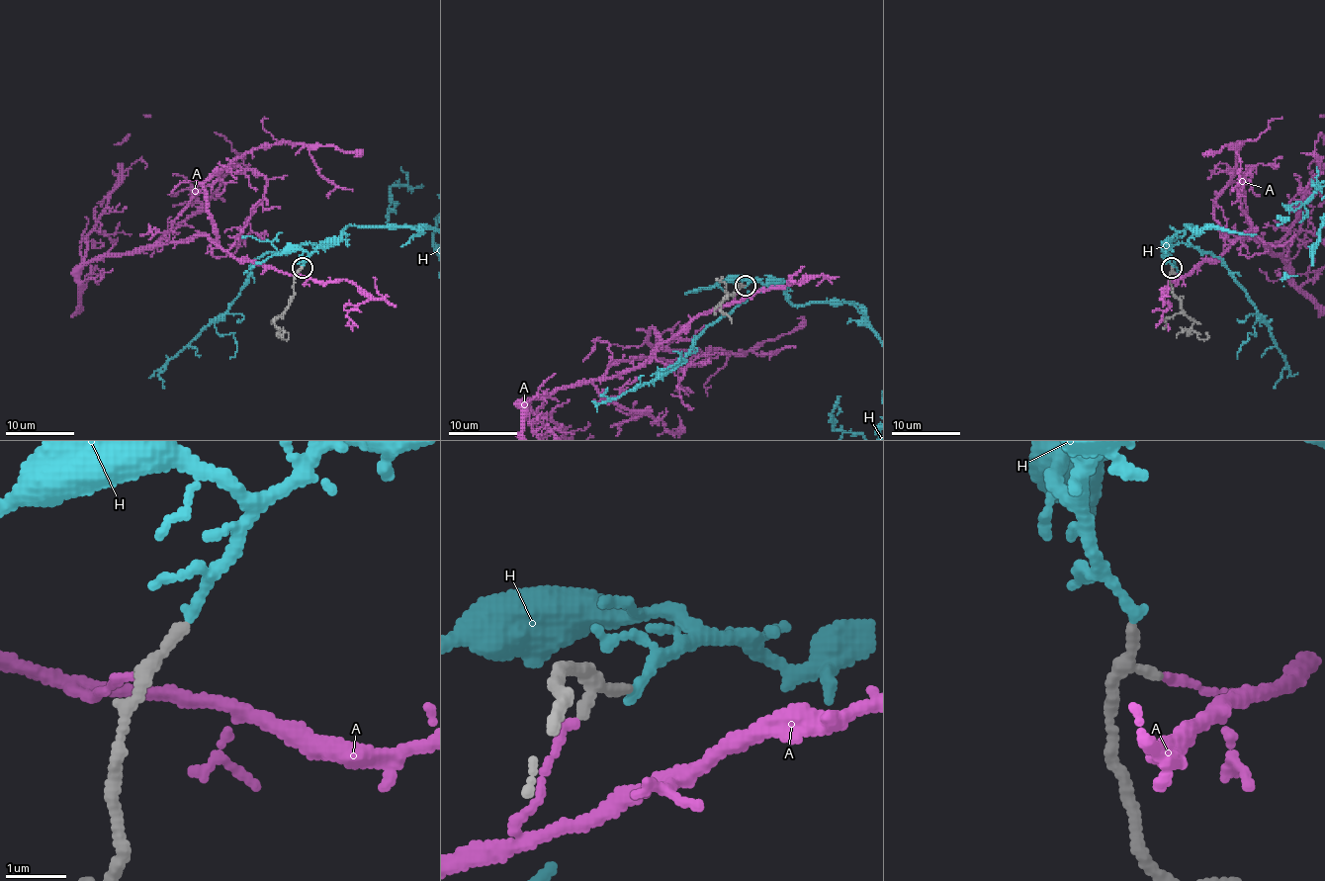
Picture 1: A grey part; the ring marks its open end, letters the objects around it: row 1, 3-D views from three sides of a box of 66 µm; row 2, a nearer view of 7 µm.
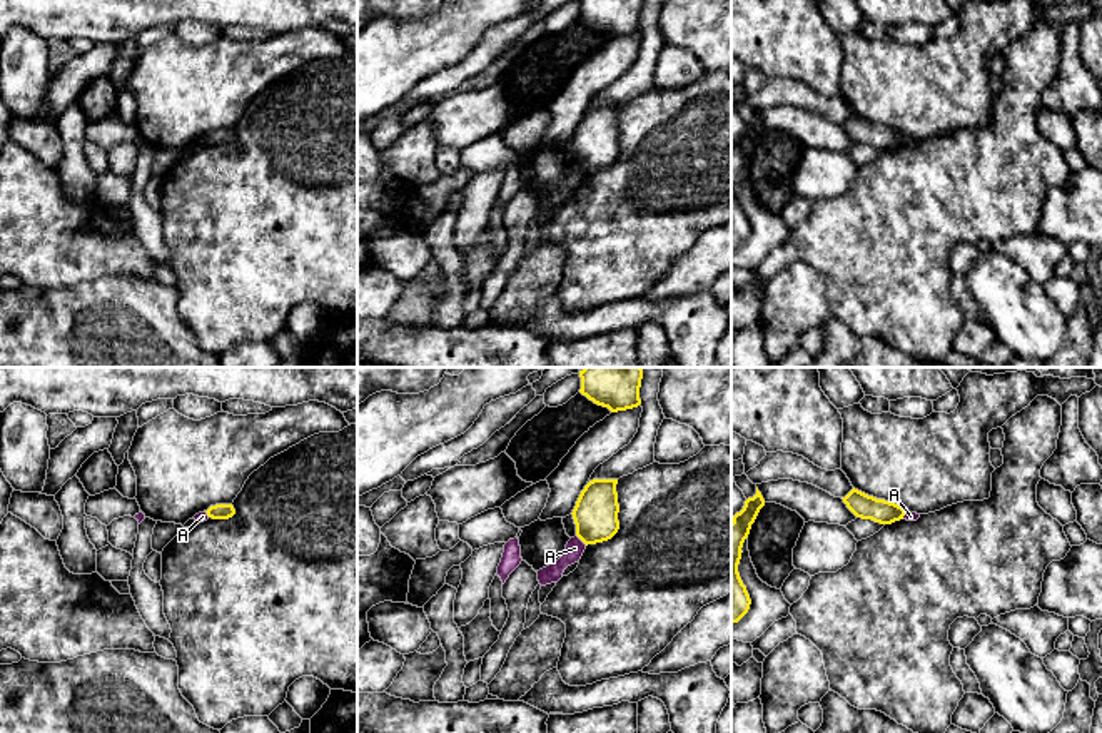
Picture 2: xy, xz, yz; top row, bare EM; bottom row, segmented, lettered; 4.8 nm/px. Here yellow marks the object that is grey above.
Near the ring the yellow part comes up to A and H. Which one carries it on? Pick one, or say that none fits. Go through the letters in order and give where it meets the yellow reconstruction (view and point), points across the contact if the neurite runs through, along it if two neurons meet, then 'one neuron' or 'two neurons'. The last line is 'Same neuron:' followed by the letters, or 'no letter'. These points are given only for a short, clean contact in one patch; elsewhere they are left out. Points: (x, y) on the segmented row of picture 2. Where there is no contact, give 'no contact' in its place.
A: xz (581, 540) | along xz (576, 535), (586, 545) | two neurons
H: no contact | one neuron
Same neuron: H

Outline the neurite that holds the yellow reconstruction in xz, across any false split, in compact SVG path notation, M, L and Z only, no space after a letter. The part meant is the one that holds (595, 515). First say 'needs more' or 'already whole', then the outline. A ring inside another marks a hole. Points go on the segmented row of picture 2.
already whole; M593 479L573 509L576 536L588 546L611 539L618 529L618 479Z

